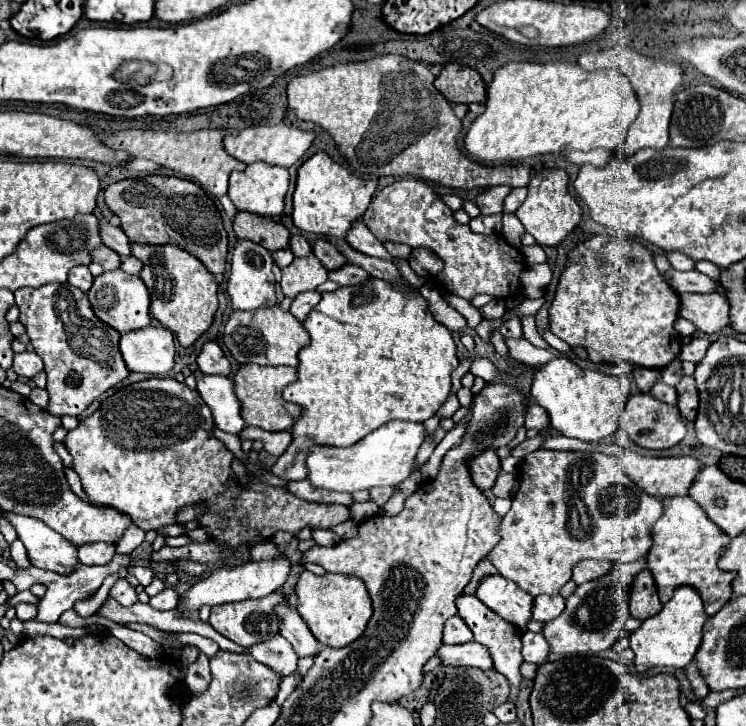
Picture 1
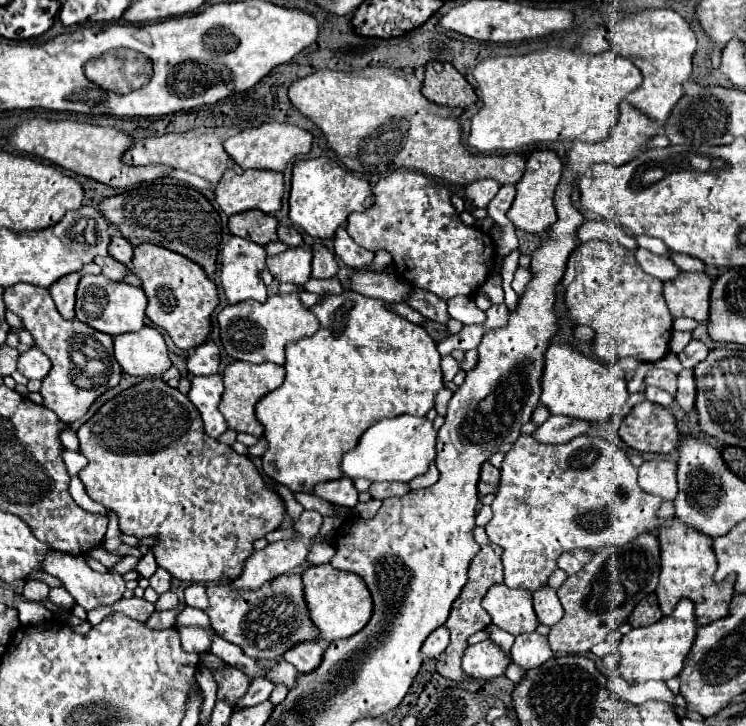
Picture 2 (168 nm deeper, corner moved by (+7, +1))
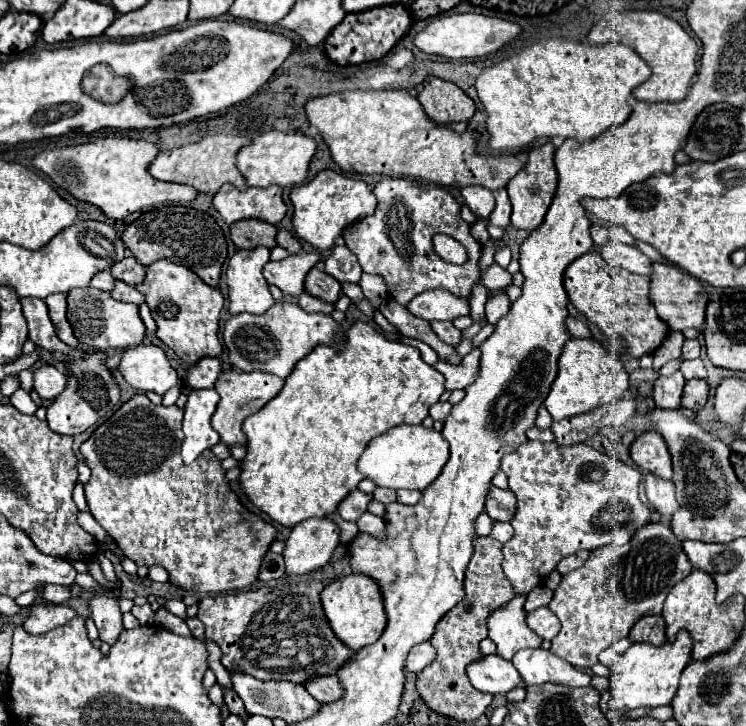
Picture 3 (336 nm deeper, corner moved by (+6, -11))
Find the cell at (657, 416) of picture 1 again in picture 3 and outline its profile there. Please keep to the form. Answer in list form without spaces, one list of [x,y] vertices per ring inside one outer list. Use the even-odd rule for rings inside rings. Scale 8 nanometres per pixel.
[[[647,430],[641,436],[637,436],[629,448],[629,454],[639,468],[653,472],[661,478],[671,478],[673,468],[671,468],[669,448],[663,436],[659,436],[659,432]]]

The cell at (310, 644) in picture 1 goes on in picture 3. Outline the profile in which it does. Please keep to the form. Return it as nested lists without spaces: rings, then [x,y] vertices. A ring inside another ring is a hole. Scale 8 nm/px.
[[[313,676],[305,682],[305,688],[317,702],[341,698],[341,684],[337,684],[337,678],[333,676]]]

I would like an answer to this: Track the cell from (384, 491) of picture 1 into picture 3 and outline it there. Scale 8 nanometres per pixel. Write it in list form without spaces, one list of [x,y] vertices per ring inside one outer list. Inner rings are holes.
[[[377,488],[377,490],[373,492],[373,498],[375,498],[377,502],[381,502],[381,504],[391,504],[391,502],[395,502],[397,494],[395,494],[395,490],[391,490],[391,488]]]

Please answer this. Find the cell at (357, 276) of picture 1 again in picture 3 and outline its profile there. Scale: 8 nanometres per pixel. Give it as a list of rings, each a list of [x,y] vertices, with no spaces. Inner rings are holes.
[[[423,292],[415,296],[407,310],[423,320],[453,320],[457,316],[469,314],[469,300],[449,296],[449,292]]]

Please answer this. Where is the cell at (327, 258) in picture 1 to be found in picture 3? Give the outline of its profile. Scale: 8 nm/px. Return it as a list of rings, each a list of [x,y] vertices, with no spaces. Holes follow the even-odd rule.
[[[313,268],[305,280],[305,292],[313,294],[317,298],[323,298],[325,302],[335,304],[341,294],[341,284],[339,284],[339,280],[333,280],[333,276],[323,272],[321,268]]]

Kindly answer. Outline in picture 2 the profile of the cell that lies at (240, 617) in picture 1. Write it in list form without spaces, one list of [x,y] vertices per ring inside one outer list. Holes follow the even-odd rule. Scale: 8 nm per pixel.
[[[284,574],[268,584],[262,584],[260,590],[244,590],[232,588],[230,584],[208,584],[208,608],[206,614],[210,618],[212,630],[240,646],[246,656],[258,660],[278,660],[288,648],[294,648],[302,640],[322,640],[320,632],[316,632],[310,616],[308,606],[304,600],[304,584],[300,574]]]

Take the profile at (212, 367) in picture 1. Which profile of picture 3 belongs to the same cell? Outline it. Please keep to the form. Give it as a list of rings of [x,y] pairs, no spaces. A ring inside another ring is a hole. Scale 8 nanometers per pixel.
[[[201,358],[197,364],[189,366],[187,382],[191,388],[213,388],[221,374],[219,358]]]

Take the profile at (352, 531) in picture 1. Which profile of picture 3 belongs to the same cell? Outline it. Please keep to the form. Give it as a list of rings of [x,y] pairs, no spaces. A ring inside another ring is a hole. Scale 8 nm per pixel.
[[[309,518],[297,524],[291,530],[291,536],[285,542],[283,558],[285,558],[285,576],[305,576],[321,566],[325,566],[339,544],[339,528],[327,518]]]

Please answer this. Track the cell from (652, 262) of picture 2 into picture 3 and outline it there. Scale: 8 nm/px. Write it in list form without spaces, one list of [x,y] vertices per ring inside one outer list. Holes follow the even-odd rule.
[[[611,240],[607,246],[603,246],[601,256],[611,266],[623,266],[629,272],[643,274],[649,278],[653,276],[653,262],[637,246],[627,246],[617,240]]]

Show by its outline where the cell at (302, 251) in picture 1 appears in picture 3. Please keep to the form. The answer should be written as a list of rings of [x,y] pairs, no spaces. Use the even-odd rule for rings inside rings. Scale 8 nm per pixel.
[[[279,230],[277,234],[277,244],[285,250],[289,250],[289,254],[299,254],[301,252],[301,244],[299,240],[289,232],[289,230]]]

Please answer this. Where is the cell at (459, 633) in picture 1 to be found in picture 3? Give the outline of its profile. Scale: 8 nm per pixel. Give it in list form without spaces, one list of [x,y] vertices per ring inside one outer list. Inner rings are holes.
[[[429,642],[417,644],[417,646],[411,648],[411,652],[407,656],[407,670],[417,674],[417,672],[425,670],[435,658],[437,658],[437,650]]]

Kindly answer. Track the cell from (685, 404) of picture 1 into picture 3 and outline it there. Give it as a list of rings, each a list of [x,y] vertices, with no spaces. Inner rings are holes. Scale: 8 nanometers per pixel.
[[[693,378],[693,380],[685,382],[683,398],[681,398],[683,408],[687,408],[691,412],[697,412],[707,404],[707,400],[709,400],[709,384],[705,380]]]

